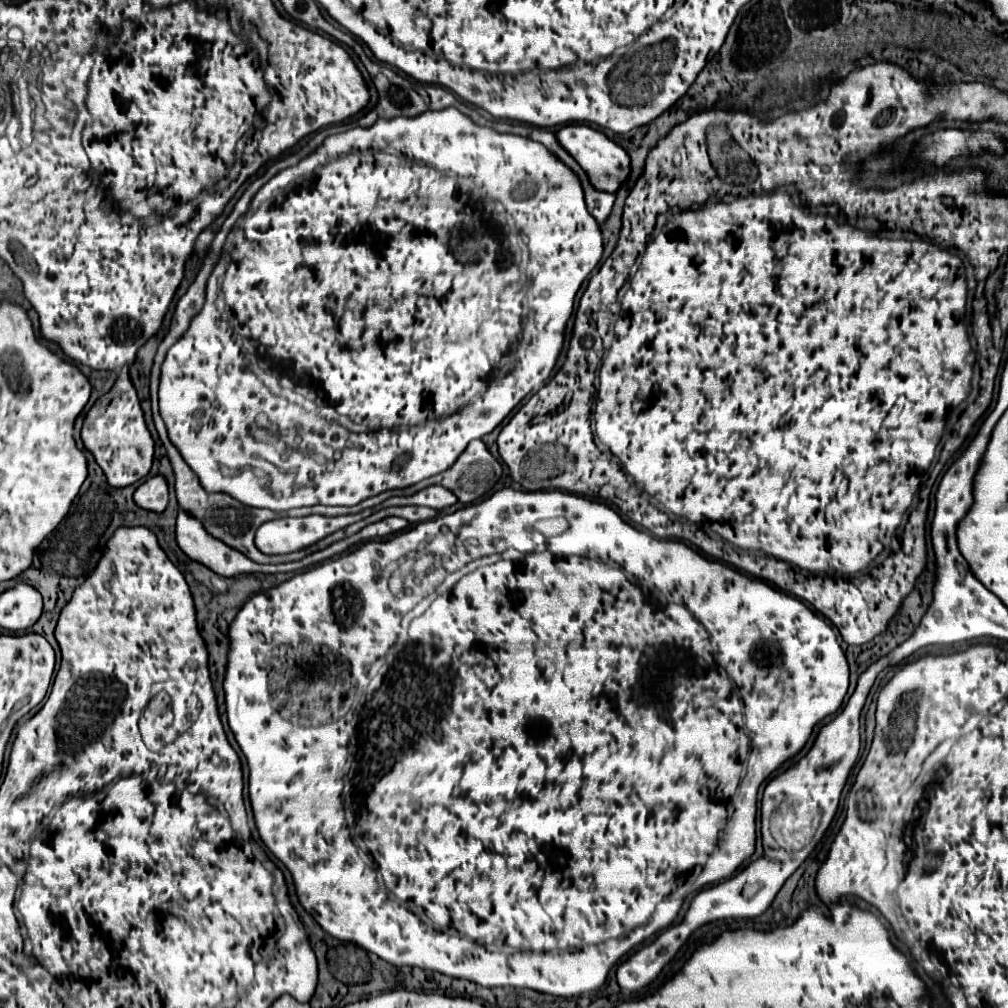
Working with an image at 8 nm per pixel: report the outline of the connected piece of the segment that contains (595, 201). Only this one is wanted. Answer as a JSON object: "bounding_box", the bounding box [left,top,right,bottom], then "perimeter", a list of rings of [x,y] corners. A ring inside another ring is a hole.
{"bounding_box":[576,168,616,224],"perimeter":[[[576,168],[576,174],[582,182],[582,188],[584,188],[584,194],[586,194],[586,206],[588,206],[588,212],[598,220],[598,224],[604,224],[612,212],[612,206],[614,206],[614,200],[616,196],[614,194],[606,194],[606,192],[598,192],[590,182],[588,182],[588,176],[582,168]]]}

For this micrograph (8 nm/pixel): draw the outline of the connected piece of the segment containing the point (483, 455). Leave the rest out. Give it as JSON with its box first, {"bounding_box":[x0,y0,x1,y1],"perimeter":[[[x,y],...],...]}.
{"bounding_box":[404,440,498,504],"perimeter":[[[472,440],[466,452],[462,452],[462,456],[456,460],[454,468],[448,468],[446,472],[432,476],[430,480],[422,480],[422,484],[404,490],[404,494],[410,496],[426,486],[440,484],[452,490],[462,504],[472,504],[484,498],[492,490],[490,474],[494,474],[496,468],[498,468],[498,460],[488,452],[484,442]]]}

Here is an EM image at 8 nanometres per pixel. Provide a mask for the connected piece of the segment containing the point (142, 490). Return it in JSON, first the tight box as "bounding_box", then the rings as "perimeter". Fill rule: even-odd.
{"bounding_box":[134,476,168,514],"perimeter":[[[162,476],[148,478],[134,492],[134,502],[138,504],[138,508],[148,510],[148,512],[156,512],[156,514],[164,512],[166,504],[168,504],[168,486],[166,486],[166,480]]]}

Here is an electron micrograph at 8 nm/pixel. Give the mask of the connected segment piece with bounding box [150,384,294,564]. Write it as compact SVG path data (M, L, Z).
M152 384L150 402L152 402L154 426L156 426L156 430L158 430L158 434L160 434L160 440L162 440L162 444L164 444L166 452L168 452L168 460L170 460L172 470L174 470L174 476L176 476L174 488L176 488L178 506L180 506L184 512L188 512L190 516L198 518L198 520L204 524L206 532L210 532L214 538L222 540L224 544L228 544L230 548L242 552L244 556L248 556L250 560L254 560L254 562L258 562L258 564L294 562L294 560L276 560L276 556L260 554L260 550L258 550L256 544L254 544L254 534L256 534L256 530L258 530L260 524L264 524L264 522L268 522L268 520L274 520L274 518L278 518L278 516L286 516L286 514L276 514L276 512L270 512L270 510L266 510L266 508L264 508L264 510L262 510L262 508L246 508L244 504L238 504L238 500L234 500L234 498L230 498L230 496L226 496L226 494L208 494L208 492L200 486L198 476L196 476L196 474L190 470L190 466L182 460L182 456L180 456L180 452L176 450L176 446L168 440L166 426L164 426L160 414L158 414L158 396L156 396L156 392L154 392L154 384Z

